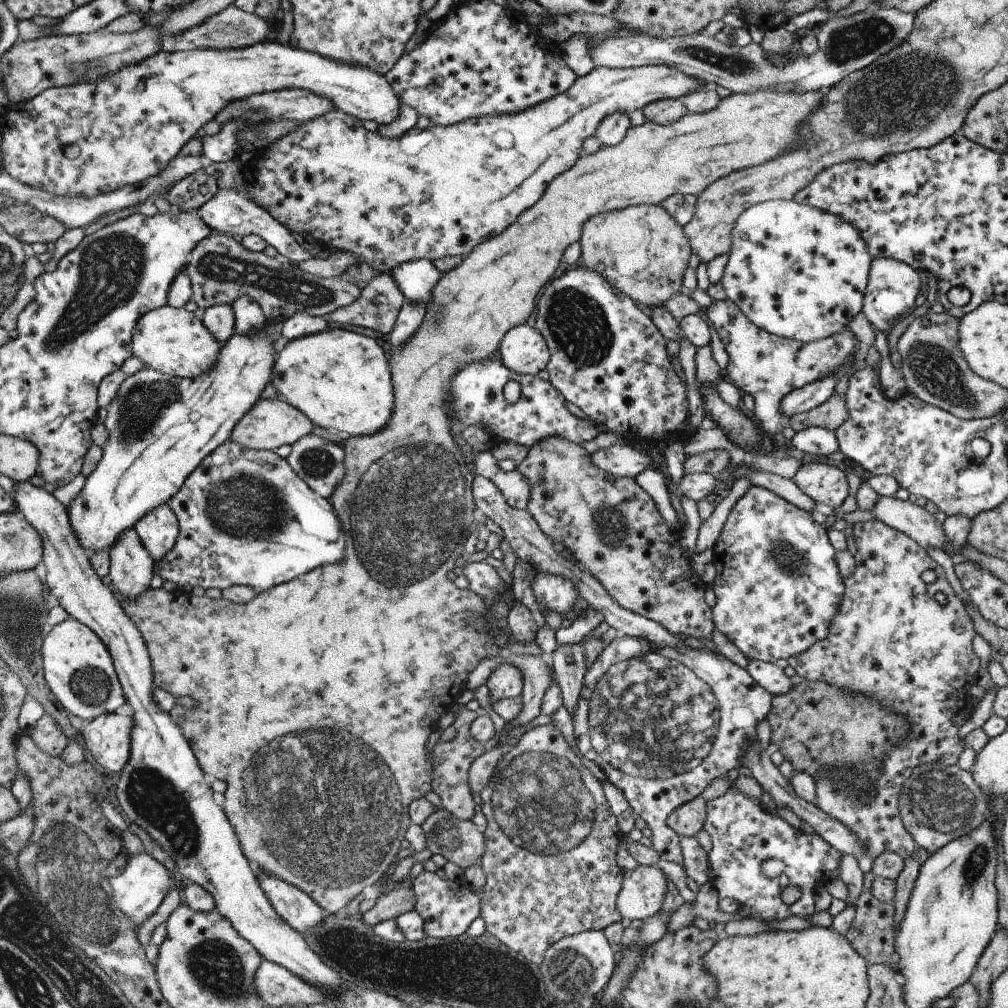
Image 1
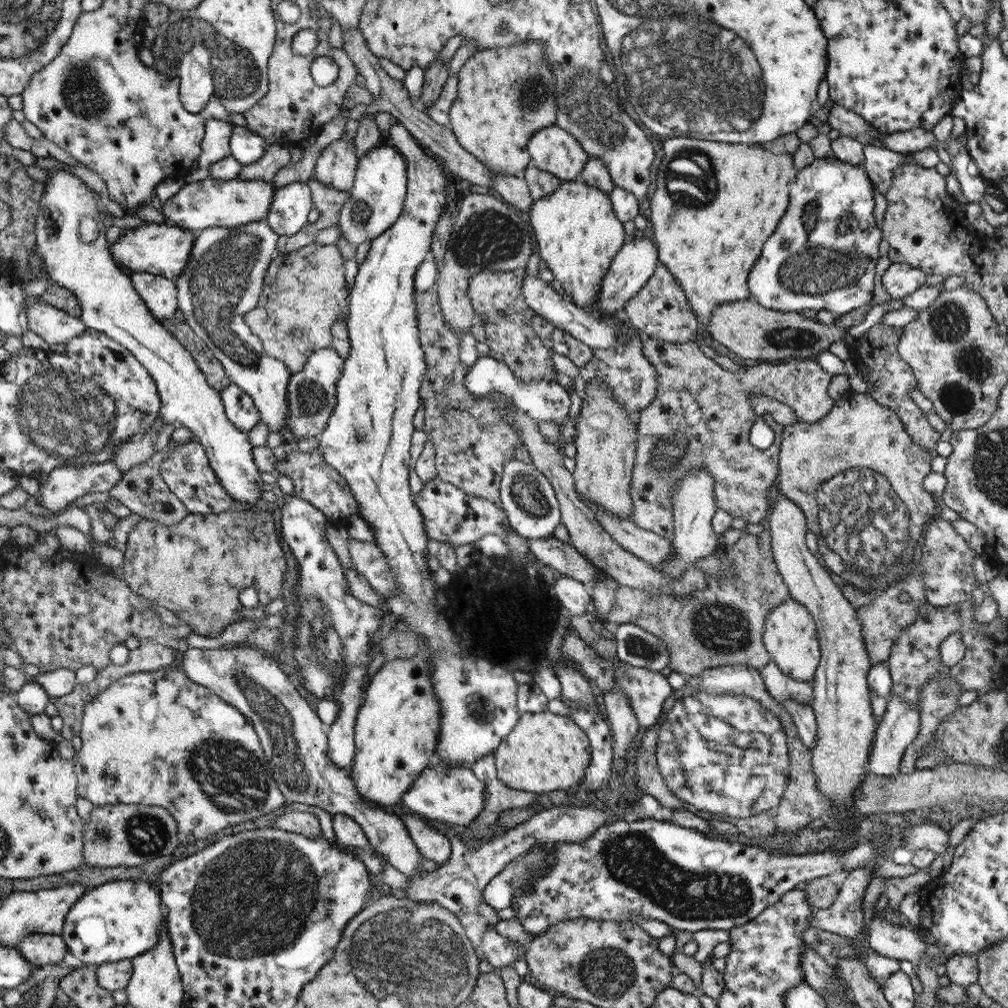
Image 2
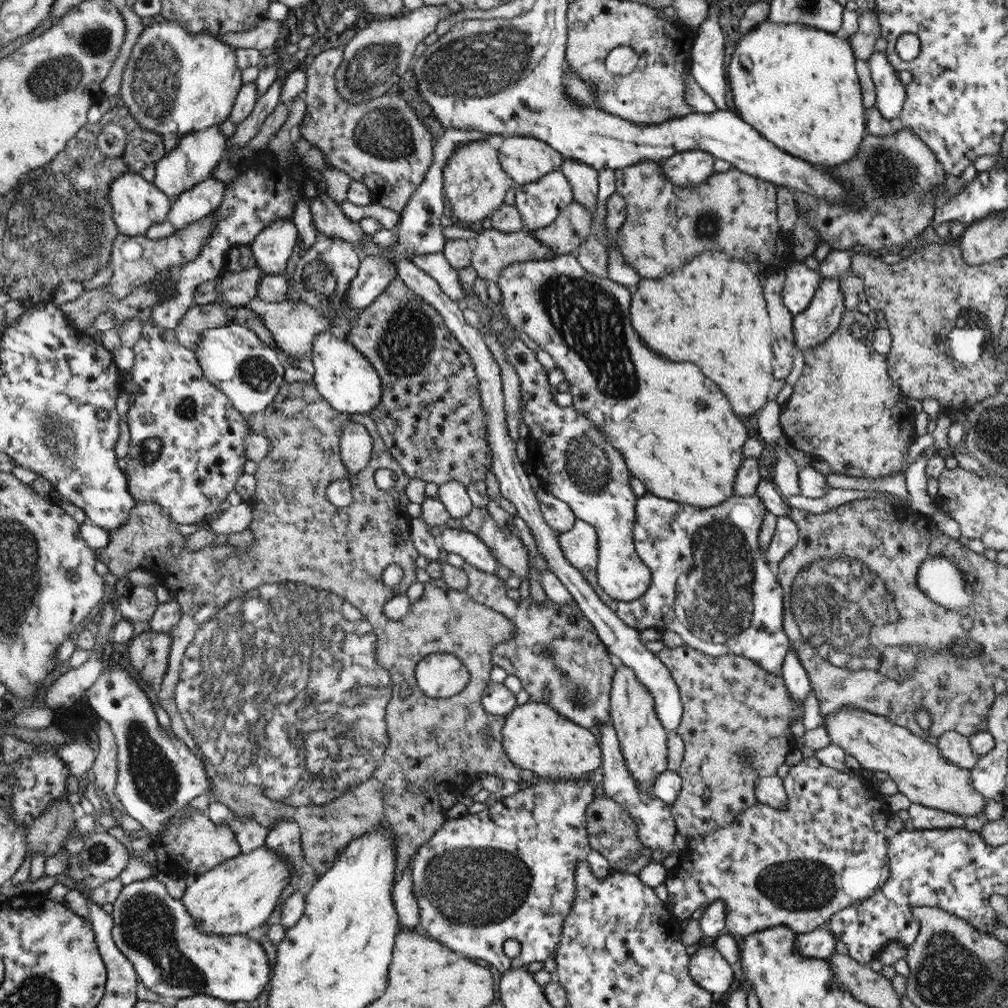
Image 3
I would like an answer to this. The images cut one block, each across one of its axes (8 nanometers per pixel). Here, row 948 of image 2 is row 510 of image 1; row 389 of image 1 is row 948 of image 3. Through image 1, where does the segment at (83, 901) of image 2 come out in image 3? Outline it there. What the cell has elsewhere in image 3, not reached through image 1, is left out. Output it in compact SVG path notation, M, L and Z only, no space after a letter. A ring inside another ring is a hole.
M148 878L123 886L118 899L114 900L109 910L113 916L113 939L117 948L125 954L126 959L137 969L144 986L158 996L185 999L194 995L218 997L229 1002L256 1002L270 980L270 962L266 950L259 942L252 941L246 935L210 936L204 929L198 928L189 910L168 894L165 885L157 878Z

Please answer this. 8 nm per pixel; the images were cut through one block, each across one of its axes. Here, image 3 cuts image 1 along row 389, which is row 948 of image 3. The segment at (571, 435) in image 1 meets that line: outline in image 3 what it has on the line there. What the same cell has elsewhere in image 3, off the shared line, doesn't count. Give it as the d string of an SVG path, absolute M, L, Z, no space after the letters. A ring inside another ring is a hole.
M590 778L580 779L537 779L531 784L522 786L522 788L514 795L502 797L500 799L492 799L490 806L487 806L483 812L478 814L465 813L460 817L446 818L445 824L431 836L417 852L413 858L411 872L411 886L413 898L418 902L420 910L420 926L428 932L428 936L443 946L448 946L452 951L456 950L468 959L476 962L489 964L494 966L496 970L506 973L510 967L520 967L529 965L533 962L542 961L543 963L553 955L557 944L560 943L560 935L562 935L562 923L566 919L566 915L570 913L570 907L574 903L575 898L575 872L579 863L587 863L590 865L593 874L598 878L603 878L612 870L609 862L602 854L596 850L591 850L587 840L586 829L586 807L590 805L595 798L596 786L590 782ZM506 940L518 940L522 946L522 950L516 958L508 958L504 954L504 942Z

